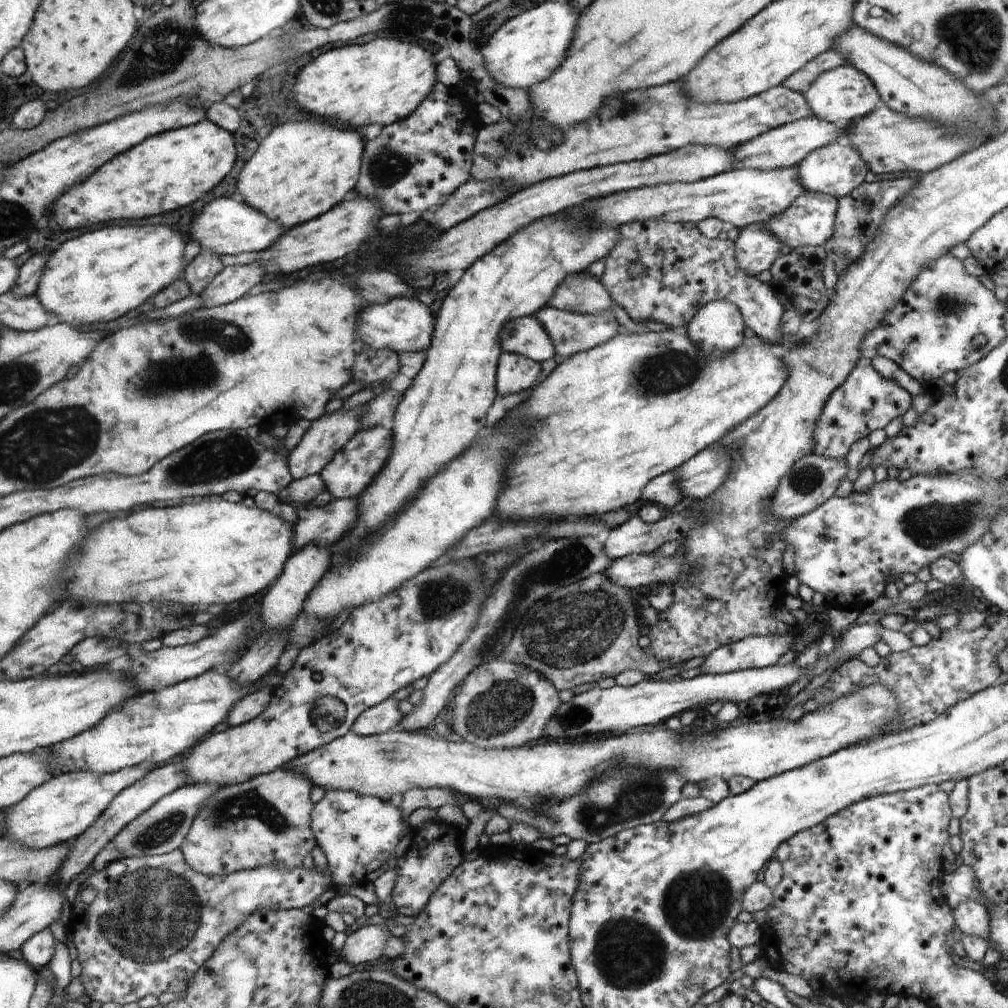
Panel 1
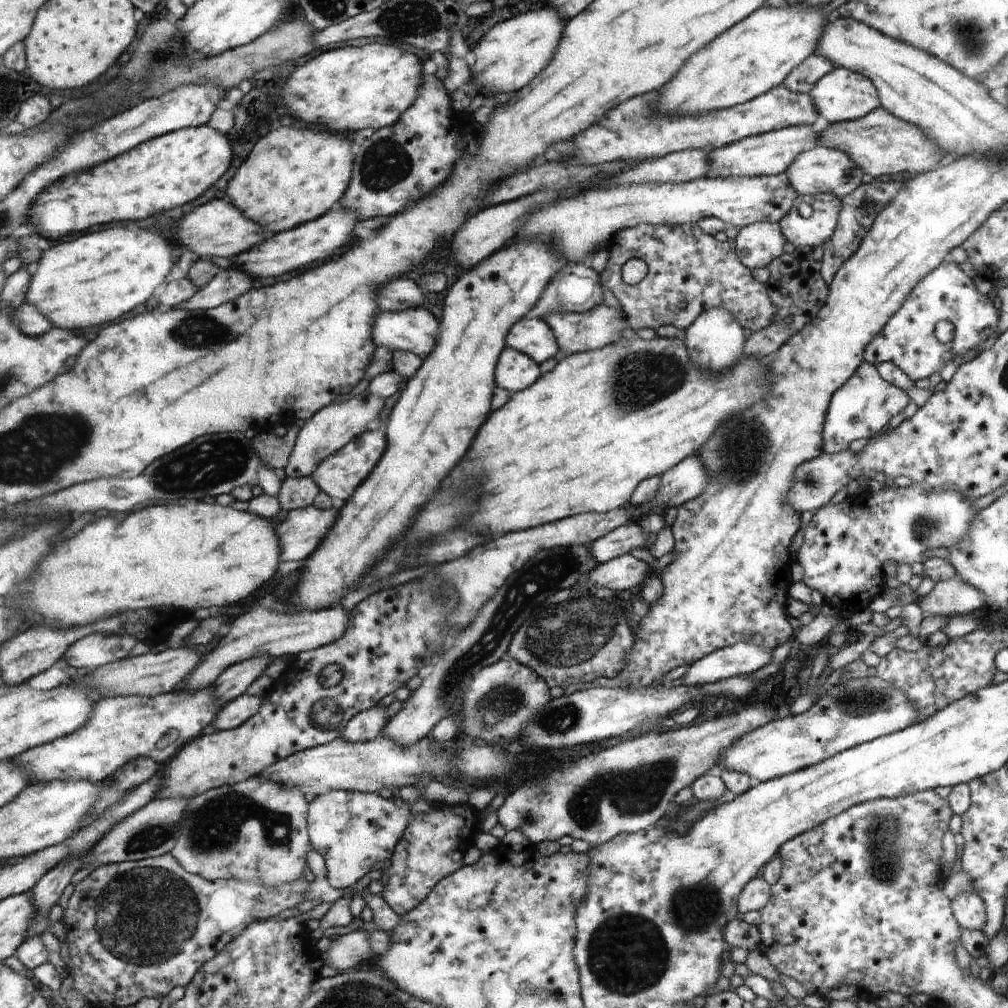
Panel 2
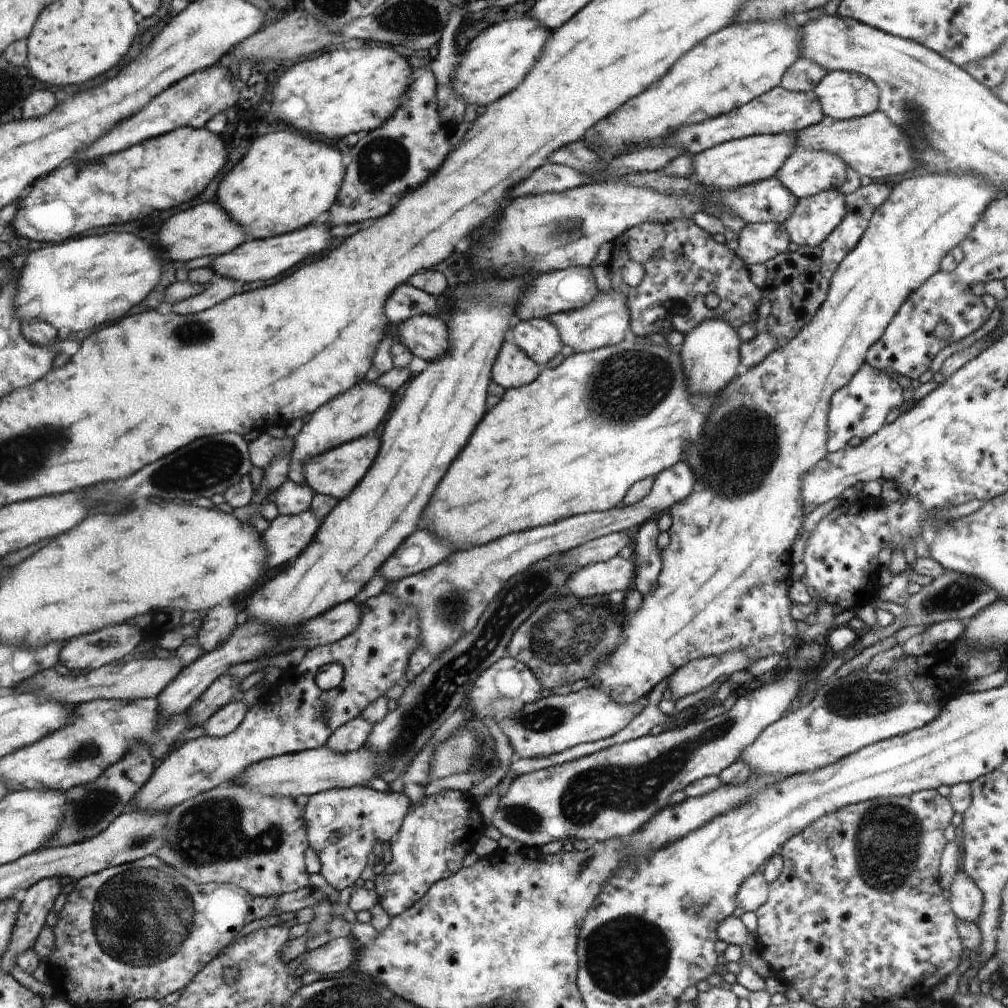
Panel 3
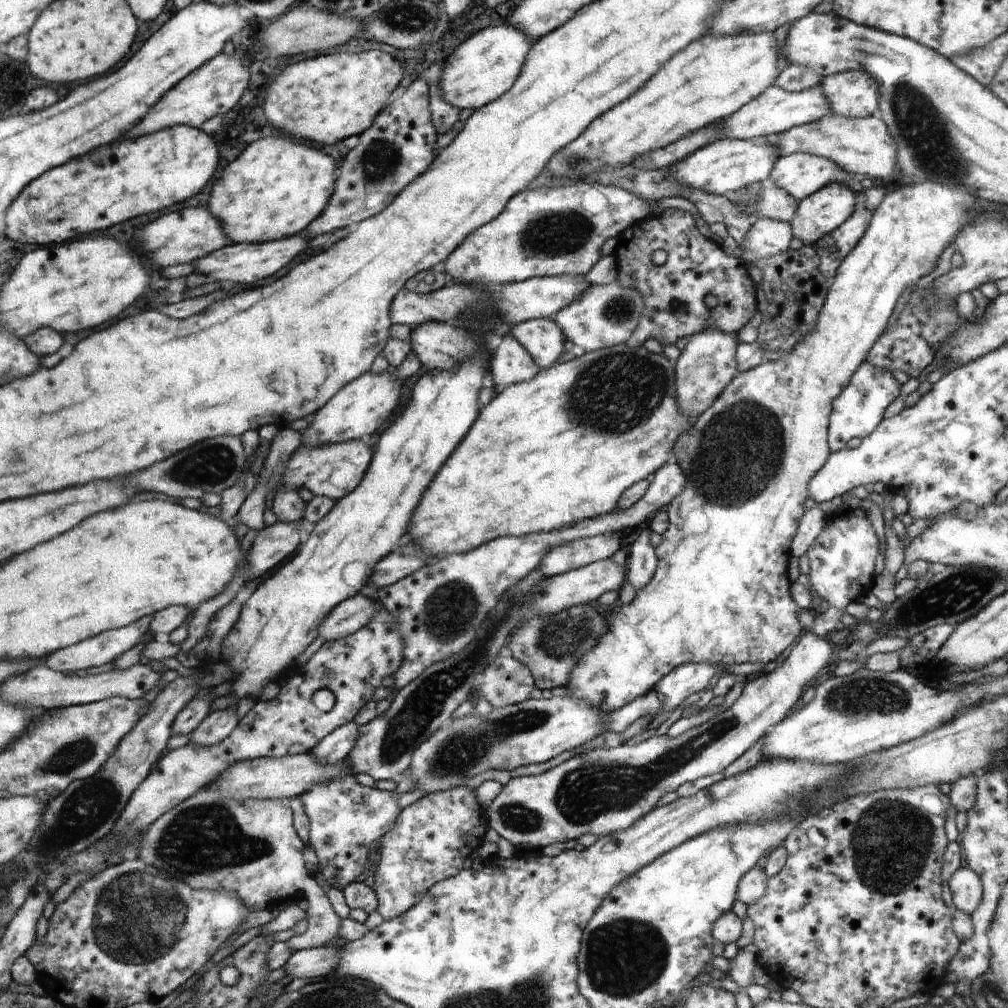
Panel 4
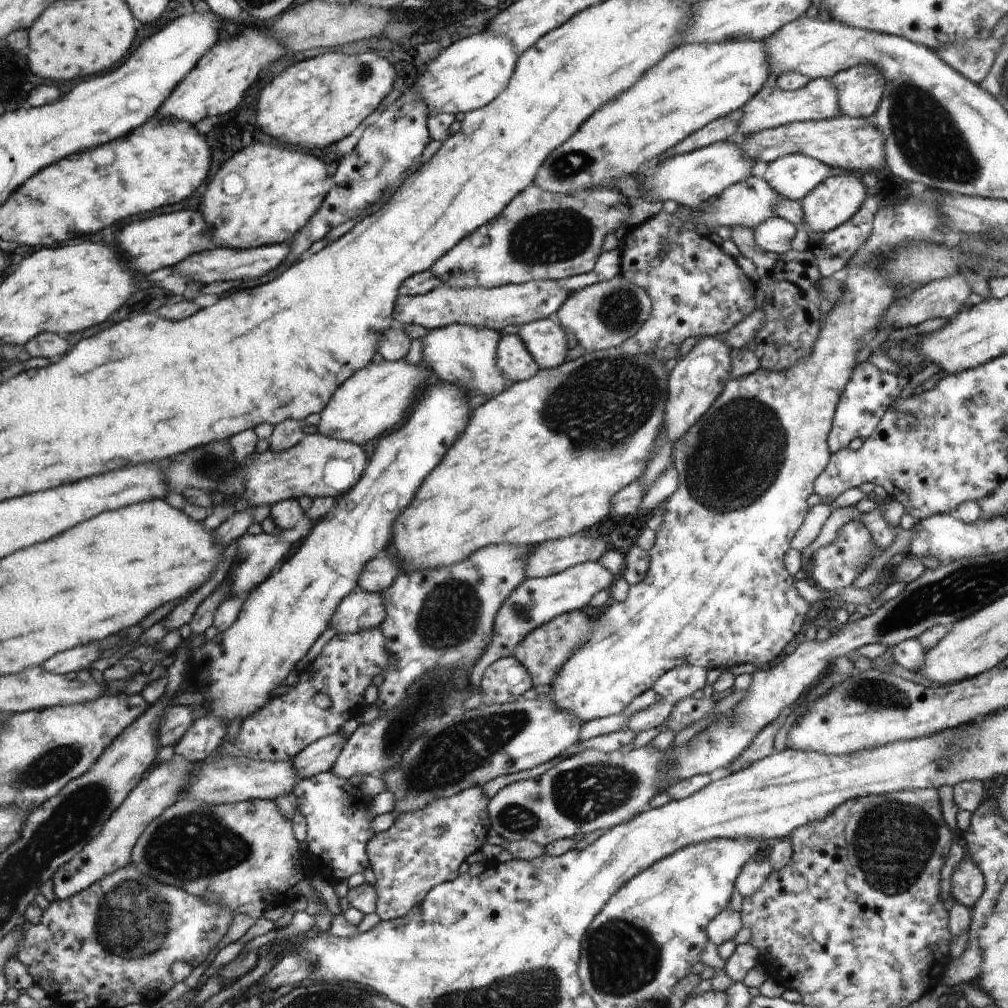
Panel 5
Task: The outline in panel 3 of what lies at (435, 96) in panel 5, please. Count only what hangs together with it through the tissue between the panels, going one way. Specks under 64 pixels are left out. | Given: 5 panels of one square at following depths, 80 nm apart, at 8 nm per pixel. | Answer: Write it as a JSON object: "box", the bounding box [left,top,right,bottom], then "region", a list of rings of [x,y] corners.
{"box":[453,17,552,108],"region":[[[533,17],[510,19],[485,28],[462,51],[463,59],[456,67],[453,91],[472,108],[487,106],[516,90],[542,56],[552,32]]]}

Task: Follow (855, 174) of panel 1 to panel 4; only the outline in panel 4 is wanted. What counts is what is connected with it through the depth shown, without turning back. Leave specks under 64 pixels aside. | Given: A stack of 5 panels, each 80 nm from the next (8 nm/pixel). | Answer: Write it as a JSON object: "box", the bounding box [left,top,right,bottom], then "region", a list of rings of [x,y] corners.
{"box":[768,153,864,202],"region":[[[808,153],[778,157],[768,176],[768,183],[786,191],[796,202],[814,194],[829,182],[848,185],[854,192],[864,190],[860,182],[831,160]]]}

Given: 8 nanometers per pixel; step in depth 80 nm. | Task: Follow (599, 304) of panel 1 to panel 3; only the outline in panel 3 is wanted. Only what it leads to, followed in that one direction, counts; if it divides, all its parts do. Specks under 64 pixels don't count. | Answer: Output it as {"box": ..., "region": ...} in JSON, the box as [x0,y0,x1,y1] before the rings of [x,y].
{"box":[516,267,598,321],"region":[[[570,267],[560,271],[542,273],[534,276],[529,290],[520,300],[516,319],[520,321],[532,319],[547,319],[550,315],[568,312],[588,304],[598,293],[597,284],[591,267]]]}

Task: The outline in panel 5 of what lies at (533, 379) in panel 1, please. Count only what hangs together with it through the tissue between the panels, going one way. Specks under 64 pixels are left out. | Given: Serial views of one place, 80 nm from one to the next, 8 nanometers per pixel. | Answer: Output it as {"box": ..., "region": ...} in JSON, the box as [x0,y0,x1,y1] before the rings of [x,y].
{"box":[497,334,540,383],"region":[[[516,334],[502,336],[497,347],[497,366],[511,383],[533,379],[540,371],[540,366]]]}

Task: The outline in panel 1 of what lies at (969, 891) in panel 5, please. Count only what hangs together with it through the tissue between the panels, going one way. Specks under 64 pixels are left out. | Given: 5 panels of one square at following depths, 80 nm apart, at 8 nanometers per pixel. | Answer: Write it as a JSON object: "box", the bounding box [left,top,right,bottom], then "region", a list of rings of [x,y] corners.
{"box":[953,900,989,937],"region":[[[975,900],[961,902],[953,912],[953,919],[962,934],[982,937],[989,935],[989,910]]]}

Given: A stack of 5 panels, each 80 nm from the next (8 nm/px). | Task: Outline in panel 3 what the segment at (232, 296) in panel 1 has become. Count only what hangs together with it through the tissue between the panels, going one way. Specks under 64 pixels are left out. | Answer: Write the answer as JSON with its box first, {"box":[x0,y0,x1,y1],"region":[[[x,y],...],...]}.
{"box":[171,277,239,315],"region":[[[220,277],[216,284],[208,283],[200,294],[173,304],[171,312],[187,315],[205,311],[237,294],[239,287],[237,282],[231,281],[228,277]]]}

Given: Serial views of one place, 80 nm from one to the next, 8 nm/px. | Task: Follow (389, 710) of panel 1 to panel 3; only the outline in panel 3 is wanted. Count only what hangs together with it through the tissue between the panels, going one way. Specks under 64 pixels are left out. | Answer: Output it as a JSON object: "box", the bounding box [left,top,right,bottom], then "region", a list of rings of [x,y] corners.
{"box":[324,717,372,755],"region":[[[356,717],[334,732],[324,747],[333,749],[335,753],[342,755],[354,752],[366,744],[372,730],[372,723],[366,722],[361,717]]]}

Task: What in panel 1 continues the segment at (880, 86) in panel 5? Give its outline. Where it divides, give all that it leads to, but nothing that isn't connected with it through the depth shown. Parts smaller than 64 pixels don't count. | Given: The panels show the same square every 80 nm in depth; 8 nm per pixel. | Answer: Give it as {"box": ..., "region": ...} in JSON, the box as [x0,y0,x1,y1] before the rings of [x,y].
{"box":[802,65,881,124],"region":[[[840,65],[823,72],[802,94],[815,118],[835,124],[850,124],[869,115],[881,100],[870,78],[850,65]]]}

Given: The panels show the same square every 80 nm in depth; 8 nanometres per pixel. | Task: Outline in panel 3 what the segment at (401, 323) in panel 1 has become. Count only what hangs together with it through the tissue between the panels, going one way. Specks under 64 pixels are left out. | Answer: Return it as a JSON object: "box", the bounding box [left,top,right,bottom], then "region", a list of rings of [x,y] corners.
{"box":[395,315,449,362],"region":[[[416,315],[401,325],[395,325],[399,330],[399,338],[396,339],[412,350],[414,356],[428,362],[439,361],[449,351],[449,327],[441,319],[432,315]]]}

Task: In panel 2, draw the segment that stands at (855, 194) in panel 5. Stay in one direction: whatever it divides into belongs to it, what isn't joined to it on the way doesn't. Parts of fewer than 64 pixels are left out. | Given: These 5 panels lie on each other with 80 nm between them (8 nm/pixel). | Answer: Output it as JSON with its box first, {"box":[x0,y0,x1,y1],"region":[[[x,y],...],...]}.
{"box":[779,193,841,247],"region":[[[830,193],[798,195],[779,227],[788,242],[797,247],[823,245],[834,232],[841,199]]]}

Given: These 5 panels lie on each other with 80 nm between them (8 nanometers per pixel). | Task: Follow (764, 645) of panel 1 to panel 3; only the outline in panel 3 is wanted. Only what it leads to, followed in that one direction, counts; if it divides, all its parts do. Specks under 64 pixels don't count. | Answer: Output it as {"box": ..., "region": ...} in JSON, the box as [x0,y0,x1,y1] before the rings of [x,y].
{"box":[666,651,753,703],"region":[[[734,651],[721,657],[711,656],[686,663],[684,667],[669,676],[666,703],[704,690],[713,682],[726,680],[731,674],[745,670],[753,662],[743,652]]]}

